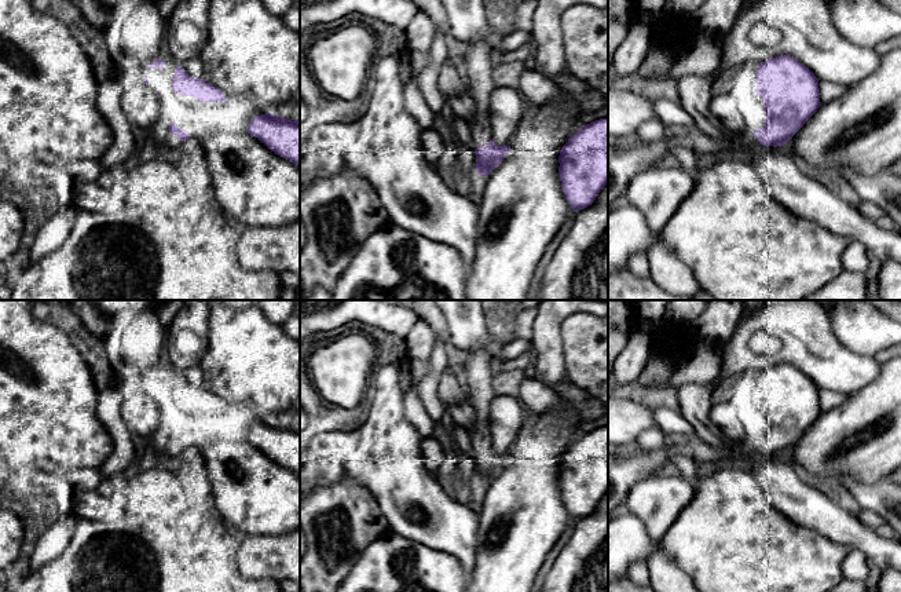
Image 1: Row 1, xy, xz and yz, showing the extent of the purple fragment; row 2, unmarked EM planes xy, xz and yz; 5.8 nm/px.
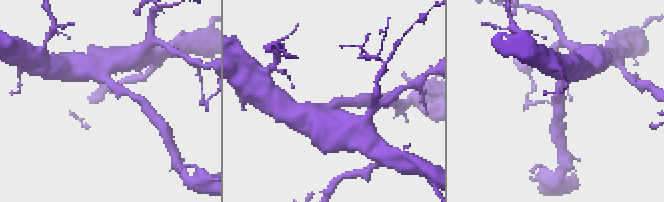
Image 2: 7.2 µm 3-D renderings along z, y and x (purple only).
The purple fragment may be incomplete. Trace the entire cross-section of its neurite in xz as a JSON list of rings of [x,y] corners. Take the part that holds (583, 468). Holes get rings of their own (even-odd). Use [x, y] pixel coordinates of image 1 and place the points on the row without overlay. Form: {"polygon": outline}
{"polygon": [[[608,427],[582,434],[561,456],[558,471],[563,501],[574,520],[591,514],[608,493]]]}

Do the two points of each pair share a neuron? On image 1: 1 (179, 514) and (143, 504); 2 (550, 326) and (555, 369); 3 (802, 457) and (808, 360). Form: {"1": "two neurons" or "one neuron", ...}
{"1": "one neuron", "2": "one neuron", "3": "two neurons"}

